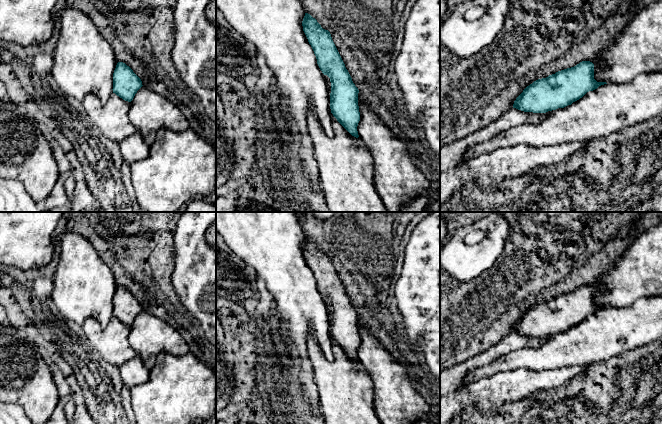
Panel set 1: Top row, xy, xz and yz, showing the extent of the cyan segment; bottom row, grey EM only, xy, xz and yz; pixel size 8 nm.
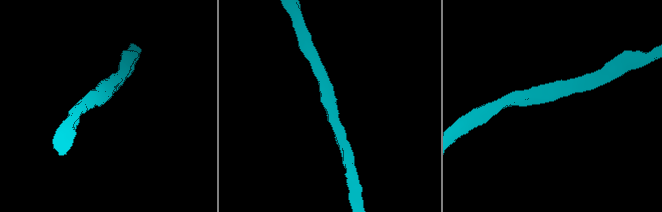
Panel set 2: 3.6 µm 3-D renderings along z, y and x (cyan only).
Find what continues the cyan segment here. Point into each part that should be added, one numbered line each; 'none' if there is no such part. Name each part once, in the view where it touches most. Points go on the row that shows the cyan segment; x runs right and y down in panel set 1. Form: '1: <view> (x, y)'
1: yz (612, 107)

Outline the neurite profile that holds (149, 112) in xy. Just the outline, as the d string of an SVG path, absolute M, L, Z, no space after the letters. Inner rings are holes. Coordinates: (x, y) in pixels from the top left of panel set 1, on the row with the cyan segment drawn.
M142 86L131 101L129 120L136 133L119 142L124 160L131 165L149 155L156 133L161 128L183 132L190 123L183 113L164 96Z

